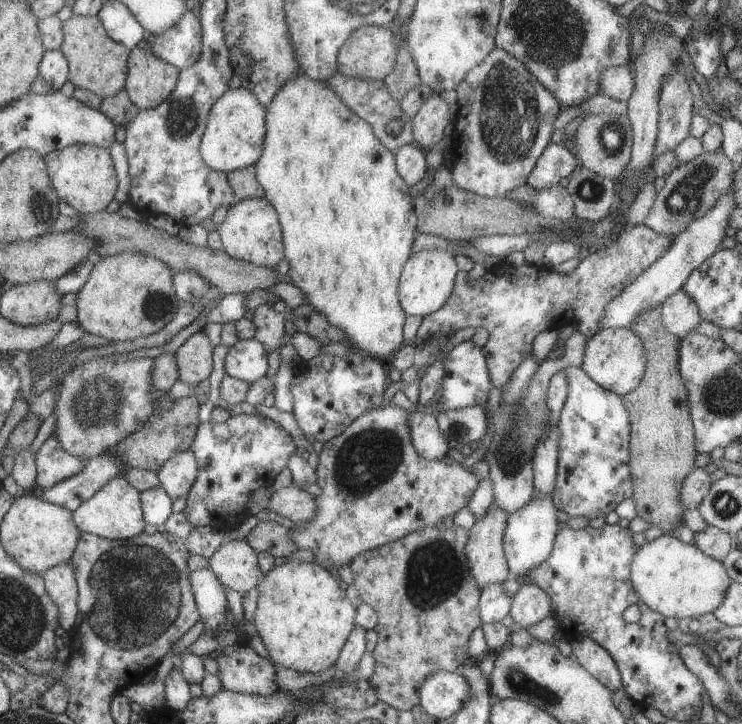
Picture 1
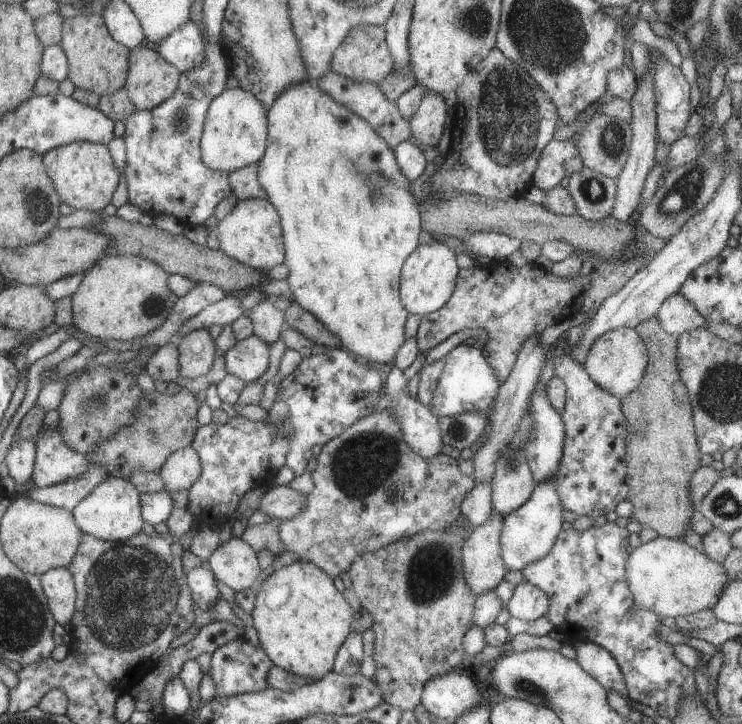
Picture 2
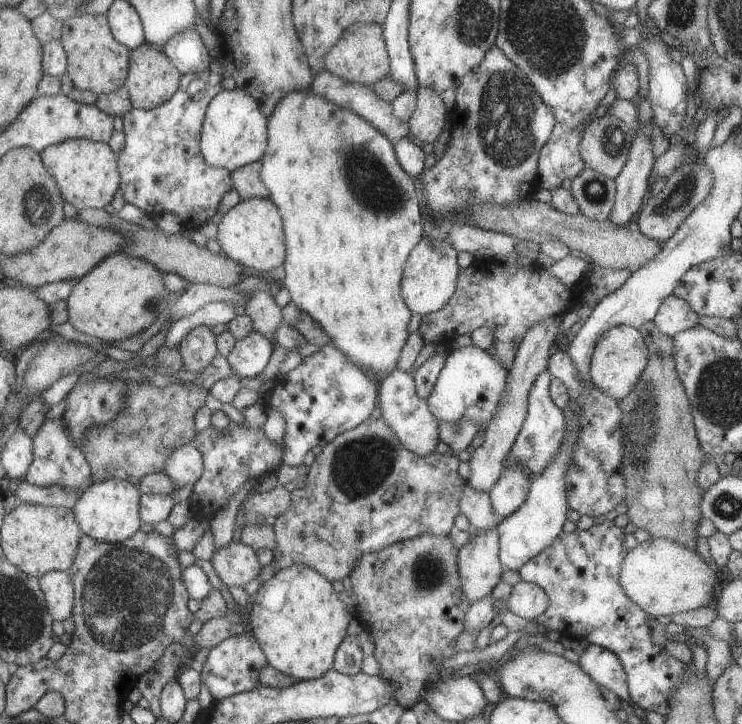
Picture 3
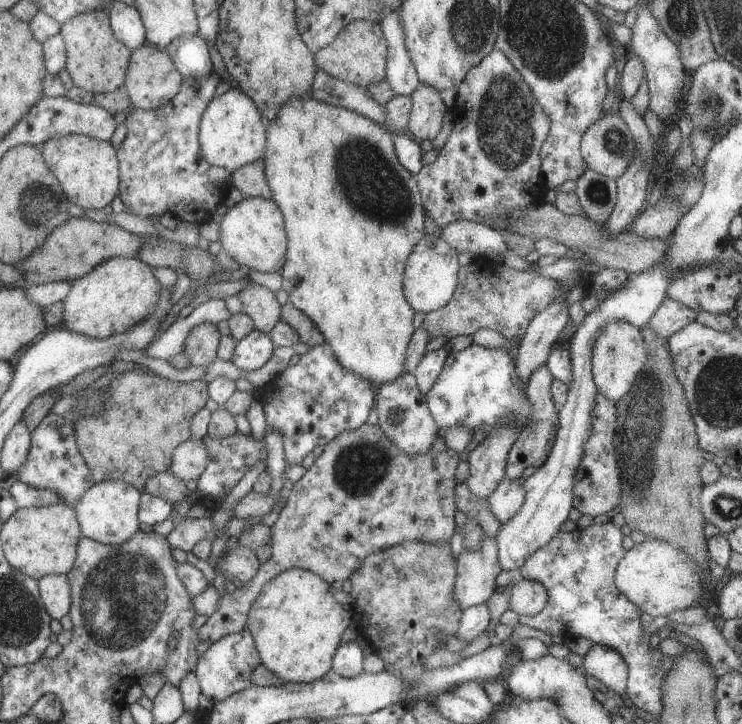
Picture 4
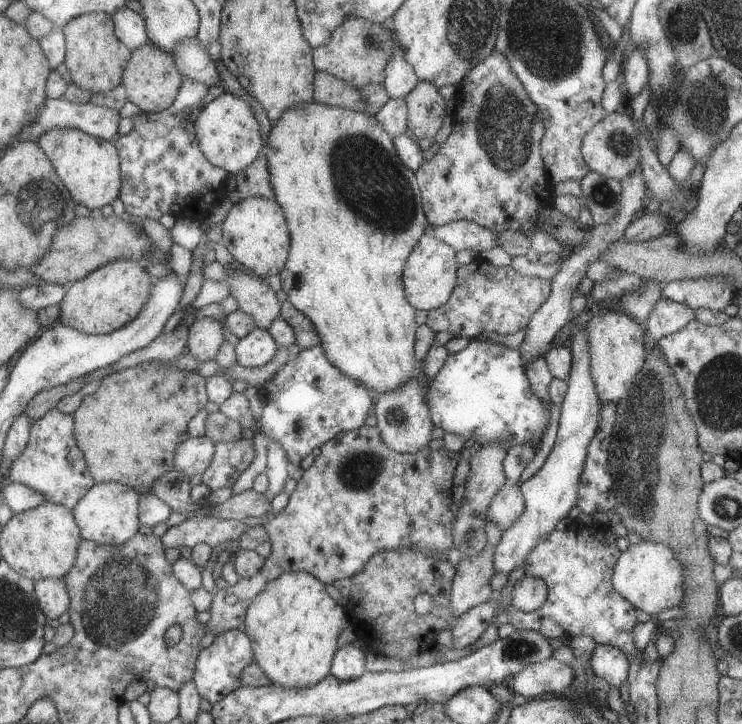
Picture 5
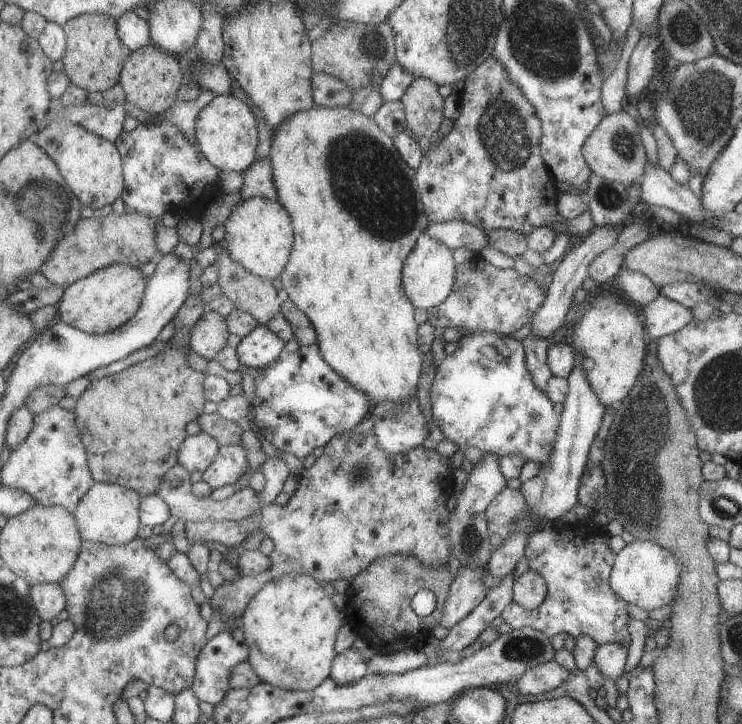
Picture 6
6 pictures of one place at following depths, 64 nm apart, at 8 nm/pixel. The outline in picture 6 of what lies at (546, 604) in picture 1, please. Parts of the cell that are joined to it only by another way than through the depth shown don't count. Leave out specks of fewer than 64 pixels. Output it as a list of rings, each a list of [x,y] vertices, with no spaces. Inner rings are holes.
[[[526,570],[522,576],[518,576],[513,584],[513,602],[526,608],[535,609],[547,595],[547,582],[542,574],[534,570]]]

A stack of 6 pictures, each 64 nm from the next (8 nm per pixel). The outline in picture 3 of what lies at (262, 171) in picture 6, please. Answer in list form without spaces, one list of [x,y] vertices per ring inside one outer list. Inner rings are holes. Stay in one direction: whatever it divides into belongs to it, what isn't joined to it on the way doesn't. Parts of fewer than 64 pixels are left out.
[[[254,161],[231,172],[232,186],[241,200],[249,198],[268,199],[268,187],[260,180],[261,161]]]

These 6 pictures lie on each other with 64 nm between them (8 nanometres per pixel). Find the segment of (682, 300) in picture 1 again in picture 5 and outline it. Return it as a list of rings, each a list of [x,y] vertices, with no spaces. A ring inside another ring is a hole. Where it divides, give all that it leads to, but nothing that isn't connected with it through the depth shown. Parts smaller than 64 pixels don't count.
[[[662,297],[652,308],[652,314],[644,321],[646,333],[654,340],[678,332],[696,318],[695,310],[678,302]]]

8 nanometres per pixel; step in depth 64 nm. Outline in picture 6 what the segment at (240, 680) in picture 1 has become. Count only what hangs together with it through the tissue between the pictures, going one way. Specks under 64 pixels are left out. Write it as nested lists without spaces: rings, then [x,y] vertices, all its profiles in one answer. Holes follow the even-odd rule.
[[[234,628],[234,630],[224,630],[212,638],[207,640],[204,648],[200,651],[197,658],[196,674],[191,688],[196,694],[196,698],[200,701],[210,702],[210,704],[218,704],[228,690],[230,690],[230,672],[232,668],[239,662],[248,660],[248,644],[242,628]]]

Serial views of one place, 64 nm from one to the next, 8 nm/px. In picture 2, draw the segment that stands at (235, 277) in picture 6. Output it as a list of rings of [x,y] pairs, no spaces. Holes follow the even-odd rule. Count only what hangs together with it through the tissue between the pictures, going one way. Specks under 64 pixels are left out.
[[[262,299],[250,309],[249,317],[252,320],[254,335],[260,340],[271,345],[280,339],[280,333],[286,325],[286,312],[276,308],[273,299]]]

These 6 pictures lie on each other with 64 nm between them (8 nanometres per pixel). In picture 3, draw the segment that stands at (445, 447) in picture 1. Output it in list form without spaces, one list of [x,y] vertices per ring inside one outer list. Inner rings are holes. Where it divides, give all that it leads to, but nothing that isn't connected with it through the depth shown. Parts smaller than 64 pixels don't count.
[[[396,368],[388,376],[384,376],[380,380],[377,404],[380,405],[384,422],[390,426],[390,430],[396,434],[406,450],[420,456],[428,456],[436,450],[441,440],[439,420],[432,414],[427,400],[422,400],[416,394],[415,378],[410,373]]]

